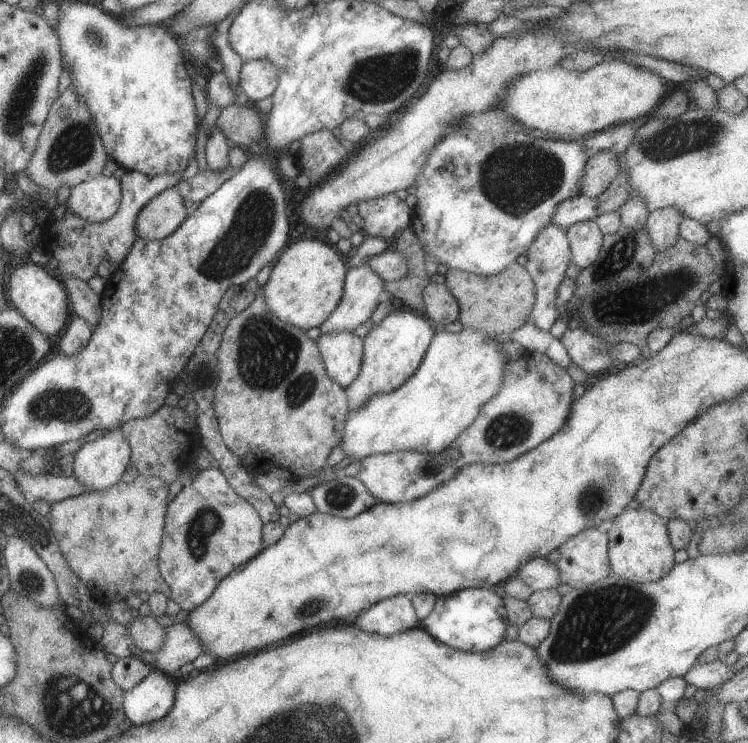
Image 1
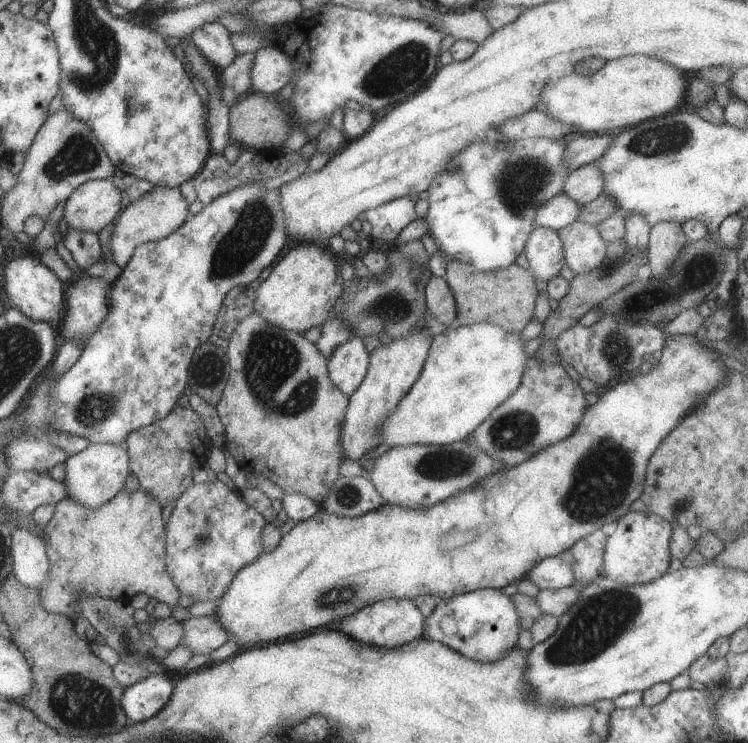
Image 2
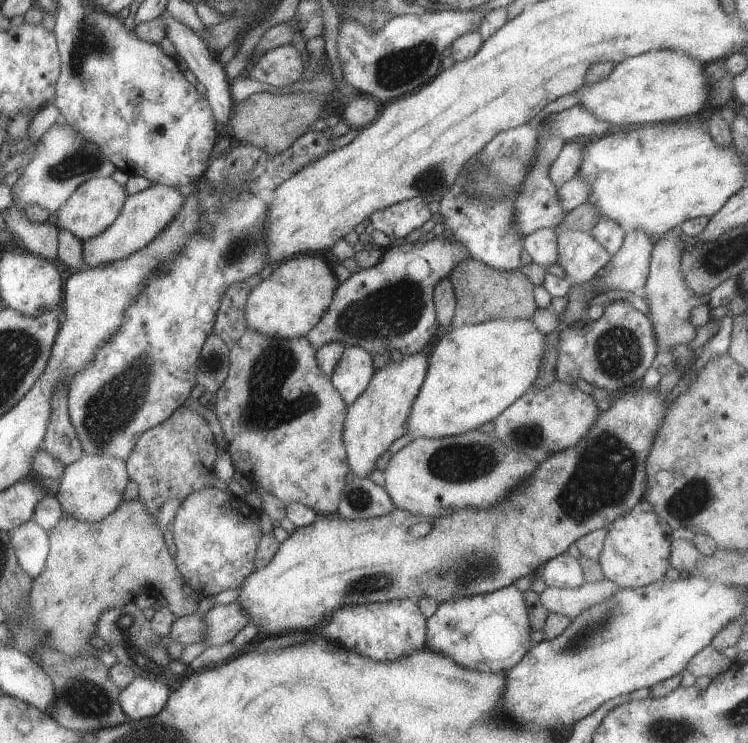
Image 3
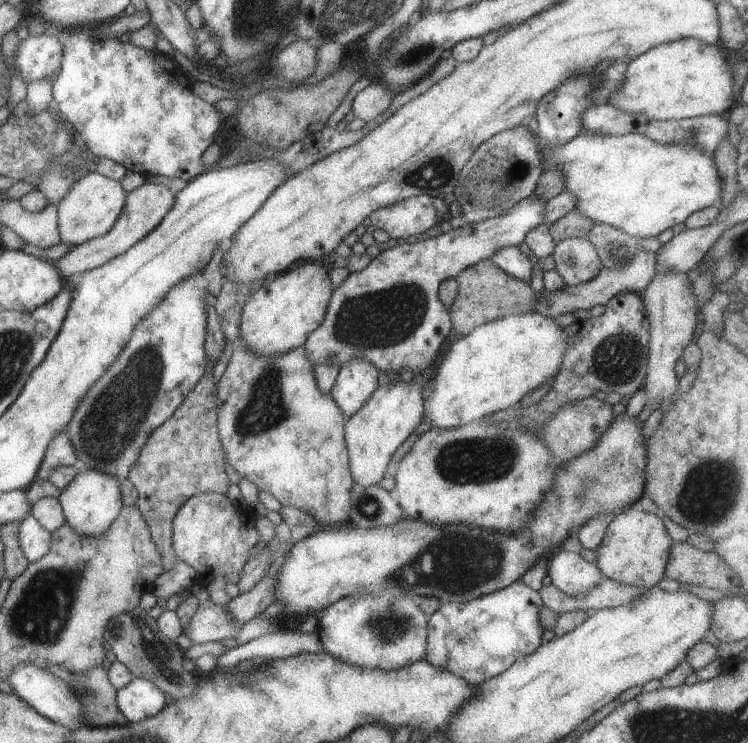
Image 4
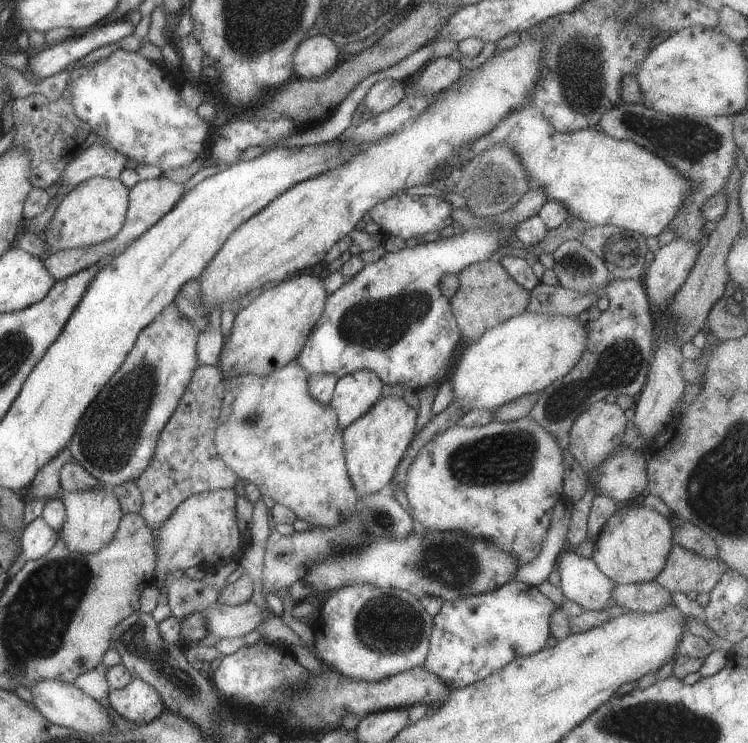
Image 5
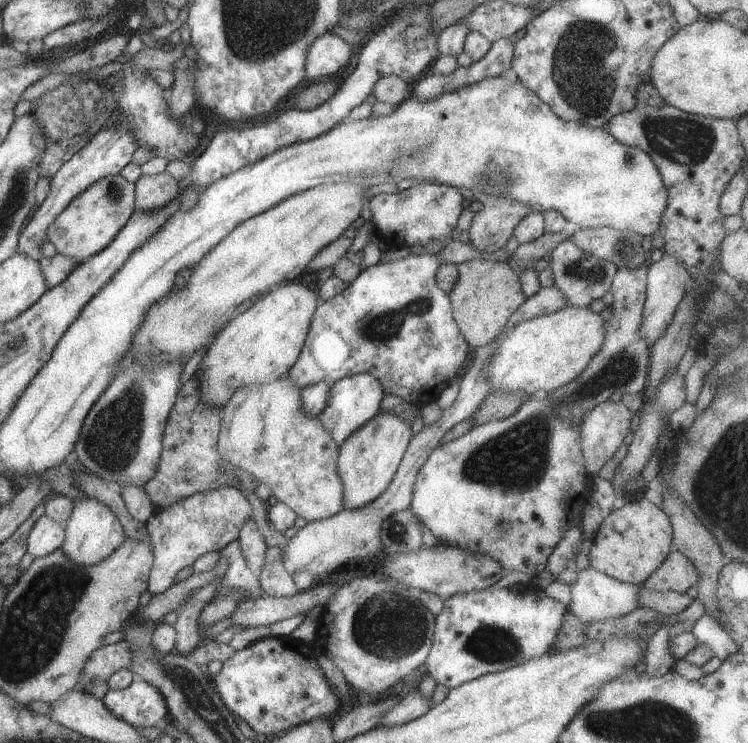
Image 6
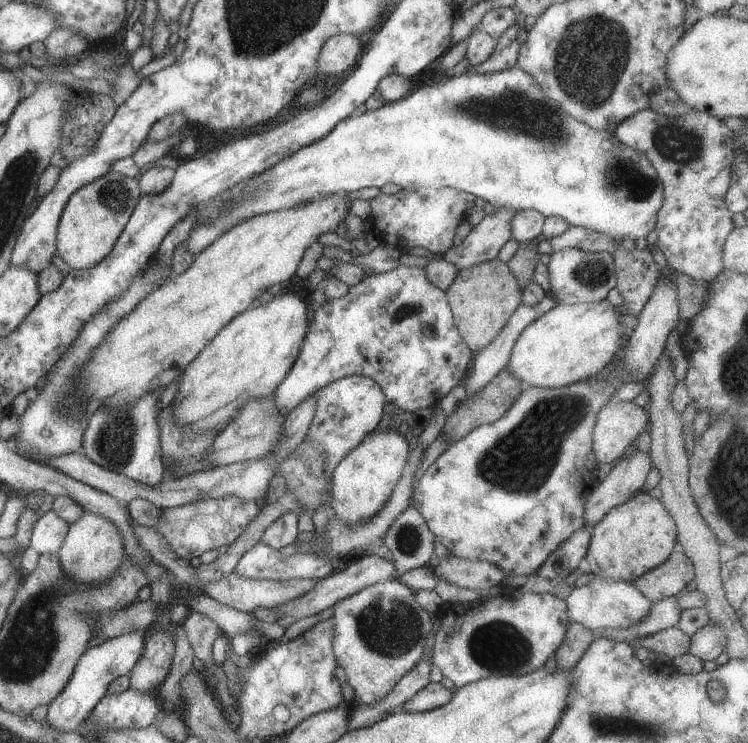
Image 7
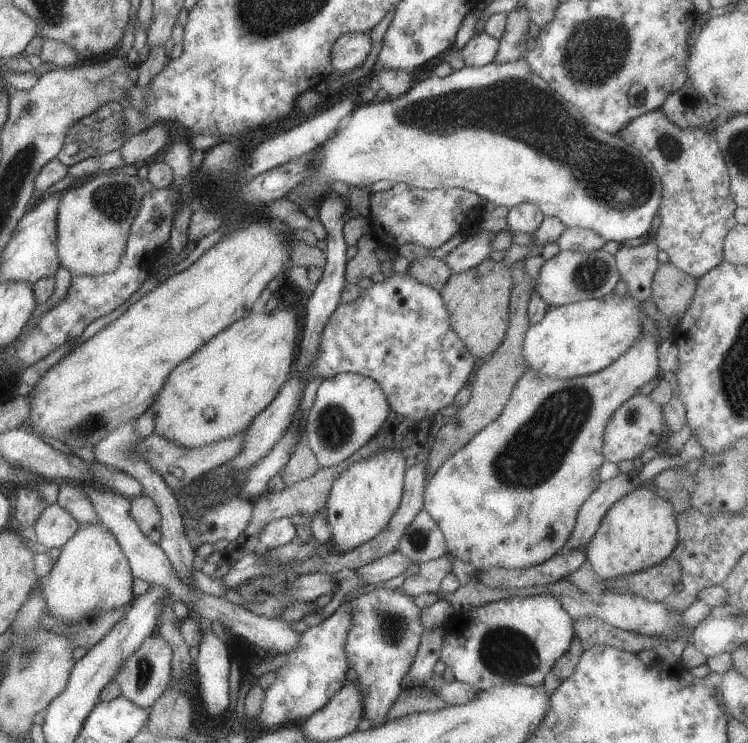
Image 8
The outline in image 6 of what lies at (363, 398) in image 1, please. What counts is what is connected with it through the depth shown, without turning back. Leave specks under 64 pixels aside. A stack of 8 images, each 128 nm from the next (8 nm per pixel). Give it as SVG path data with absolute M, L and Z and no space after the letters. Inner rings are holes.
M385 412L377 413L345 439L336 460L336 471L343 487L343 509L364 507L388 487L410 440L410 421Z

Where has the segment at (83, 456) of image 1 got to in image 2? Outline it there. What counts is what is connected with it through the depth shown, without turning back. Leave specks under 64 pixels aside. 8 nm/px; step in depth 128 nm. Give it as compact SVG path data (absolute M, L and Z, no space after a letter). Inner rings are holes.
M97 443L87 445L81 452L68 456L64 462L67 498L81 506L98 509L111 500L124 486L129 473L128 454L124 446Z

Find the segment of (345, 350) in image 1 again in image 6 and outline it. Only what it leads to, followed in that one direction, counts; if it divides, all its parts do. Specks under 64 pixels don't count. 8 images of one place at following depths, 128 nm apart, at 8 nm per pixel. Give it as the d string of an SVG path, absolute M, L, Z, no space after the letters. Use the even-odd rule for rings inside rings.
M367 373L343 377L328 388L327 404L324 404L317 418L321 426L331 435L333 442L340 448L352 432L381 412L380 402L384 395L380 382Z

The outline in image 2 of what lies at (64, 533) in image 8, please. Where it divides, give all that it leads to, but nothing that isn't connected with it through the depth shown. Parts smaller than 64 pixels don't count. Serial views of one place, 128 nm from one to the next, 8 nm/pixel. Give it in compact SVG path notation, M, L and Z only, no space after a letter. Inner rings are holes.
M25 527L10 530L12 573L25 586L38 590L46 579L49 561L44 540Z

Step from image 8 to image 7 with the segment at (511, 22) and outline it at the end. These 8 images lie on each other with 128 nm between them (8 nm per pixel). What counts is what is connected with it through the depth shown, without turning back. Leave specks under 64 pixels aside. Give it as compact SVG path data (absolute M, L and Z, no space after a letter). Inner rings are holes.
M516 24L509 25L509 28L504 30L503 34L496 39L495 48L489 55L489 58L474 67L468 66L465 72L492 73L515 66L520 45L517 42L517 34L519 34L521 29Z

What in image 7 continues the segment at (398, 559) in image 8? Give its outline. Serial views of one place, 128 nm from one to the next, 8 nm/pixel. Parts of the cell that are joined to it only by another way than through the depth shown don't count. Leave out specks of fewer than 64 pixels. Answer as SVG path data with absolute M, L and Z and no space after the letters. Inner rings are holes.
M363 555L362 557L351 561L349 564L345 564L343 570L332 571L331 574L319 579L312 590L305 595L294 598L284 605L273 608L273 610L278 613L278 616L287 614L287 616L293 616L293 618L296 619L318 614L322 610L325 610L325 608L333 606L337 601L340 601L346 596L352 595L373 583L394 578L395 574L397 574L397 572L392 561L377 555Z

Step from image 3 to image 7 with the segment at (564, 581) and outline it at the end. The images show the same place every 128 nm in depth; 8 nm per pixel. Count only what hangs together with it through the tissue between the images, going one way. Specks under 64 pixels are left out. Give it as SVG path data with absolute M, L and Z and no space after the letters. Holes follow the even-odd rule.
M593 578L582 587L573 587L565 597L569 620L597 633L600 629L626 629L648 615L652 602L631 581Z

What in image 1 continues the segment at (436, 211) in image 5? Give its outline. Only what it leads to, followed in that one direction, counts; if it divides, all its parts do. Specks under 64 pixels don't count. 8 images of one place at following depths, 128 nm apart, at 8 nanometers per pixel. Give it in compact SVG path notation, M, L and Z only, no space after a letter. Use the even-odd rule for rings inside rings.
M394 193L375 200L359 201L356 206L363 219L361 232L364 236L391 240L399 231L410 226L412 210Z

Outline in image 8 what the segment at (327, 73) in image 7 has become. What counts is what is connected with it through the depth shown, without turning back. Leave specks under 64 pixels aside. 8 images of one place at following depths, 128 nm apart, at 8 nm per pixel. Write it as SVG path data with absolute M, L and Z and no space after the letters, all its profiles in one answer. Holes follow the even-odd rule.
M349 32L335 40L330 50L330 59L335 74L347 74L359 67L371 50L368 33Z

